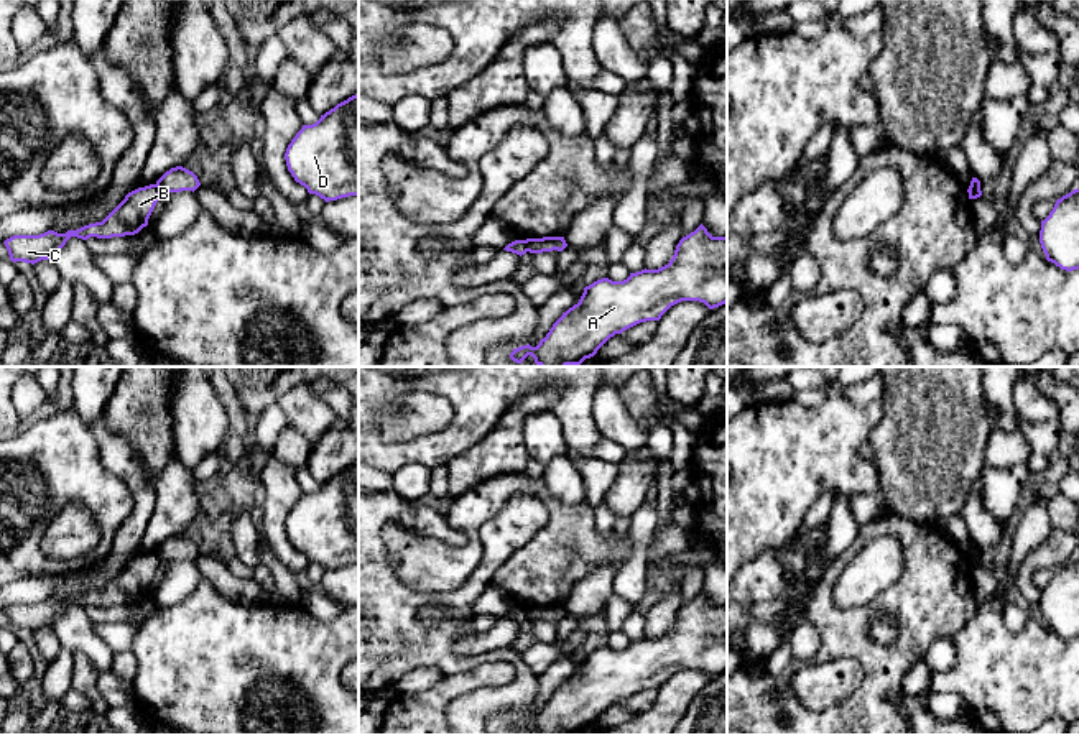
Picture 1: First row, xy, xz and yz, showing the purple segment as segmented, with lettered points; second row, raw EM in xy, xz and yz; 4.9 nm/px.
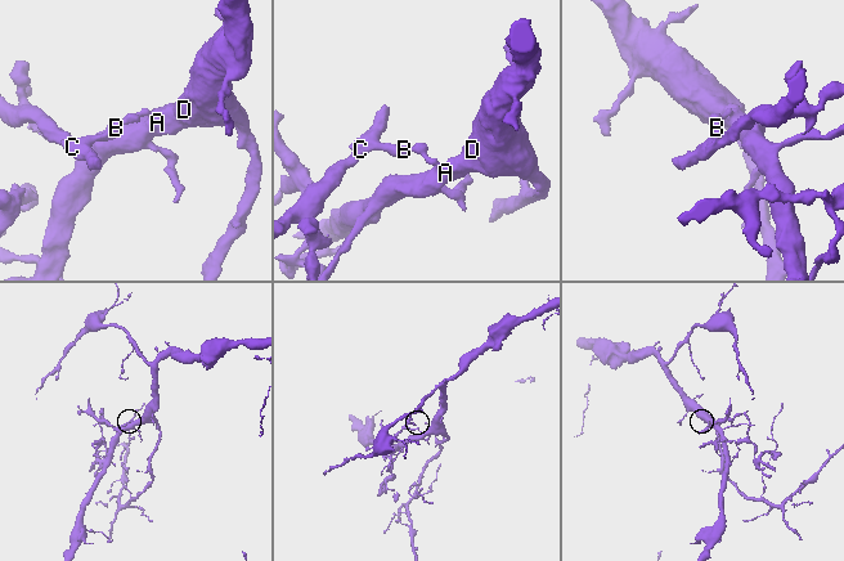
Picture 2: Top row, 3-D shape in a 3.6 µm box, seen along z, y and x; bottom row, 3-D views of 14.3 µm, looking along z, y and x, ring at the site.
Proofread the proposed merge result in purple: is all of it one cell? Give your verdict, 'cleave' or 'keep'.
cleave

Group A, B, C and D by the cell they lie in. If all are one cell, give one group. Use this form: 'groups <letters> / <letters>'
groups A D / B C

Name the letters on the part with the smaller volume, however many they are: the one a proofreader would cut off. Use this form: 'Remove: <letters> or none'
Remove: B, C

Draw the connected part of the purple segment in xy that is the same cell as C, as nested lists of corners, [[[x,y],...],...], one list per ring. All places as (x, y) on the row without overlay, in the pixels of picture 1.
[[[156,552],[138,556],[125,564],[125,567],[102,589],[84,594],[77,599],[58,602],[48,599],[39,603],[13,603],[3,612],[12,630],[38,631],[41,628],[54,630],[56,622],[71,605],[87,608],[90,605],[112,607],[135,603],[148,594],[148,587],[158,571],[160,557]]]

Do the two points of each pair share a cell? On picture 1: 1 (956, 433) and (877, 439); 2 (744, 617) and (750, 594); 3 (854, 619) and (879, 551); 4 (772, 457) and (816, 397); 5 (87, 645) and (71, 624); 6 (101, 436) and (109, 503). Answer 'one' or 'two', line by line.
1: one
2: two
3: two
4: two
5: one
6: two

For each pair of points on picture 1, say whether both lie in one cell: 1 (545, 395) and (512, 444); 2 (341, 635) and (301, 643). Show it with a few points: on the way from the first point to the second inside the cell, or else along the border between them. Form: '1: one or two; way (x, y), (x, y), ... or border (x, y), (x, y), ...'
1: one; way (532, 405), (512, 425), (512, 431)
2: one; way (331, 643), (311, 643)

